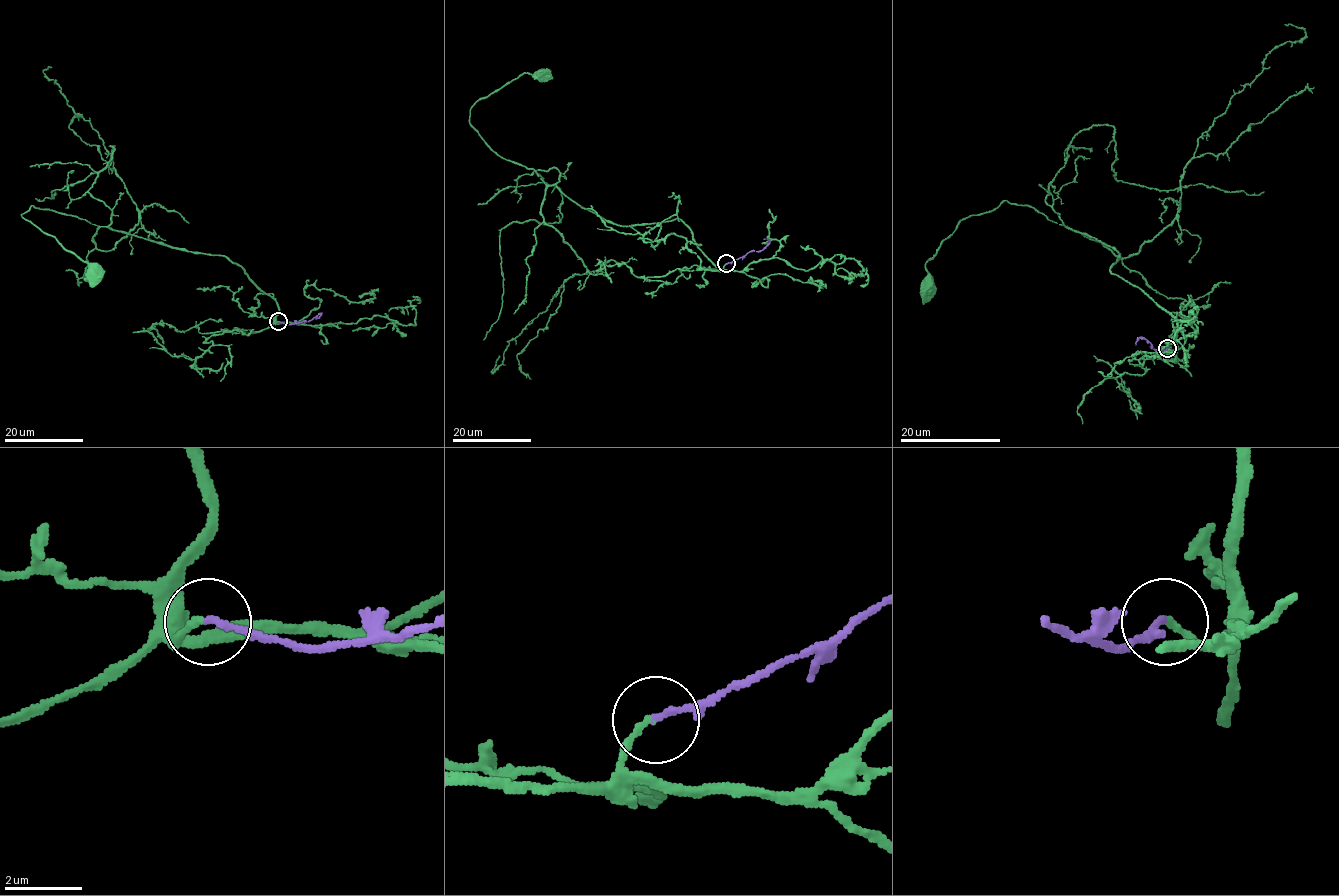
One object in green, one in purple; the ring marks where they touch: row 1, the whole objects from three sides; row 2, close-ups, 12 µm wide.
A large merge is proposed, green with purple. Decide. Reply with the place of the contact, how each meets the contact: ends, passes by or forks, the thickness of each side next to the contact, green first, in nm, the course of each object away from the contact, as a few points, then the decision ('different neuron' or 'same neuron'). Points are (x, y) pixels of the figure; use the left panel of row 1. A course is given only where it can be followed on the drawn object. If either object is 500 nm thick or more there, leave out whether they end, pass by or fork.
at (278, 321); green ends there; purple ends there; 160 nm thick on the green side, 160 nm on the other; green runs (279, 322), (276, 324), (279, 306), (274, 300), (223, 256), (170, 248), (32, 205), (21, 215), (95, 271); purple runs (279, 322), (297, 324), (320, 314), (315, 319); same neuron

